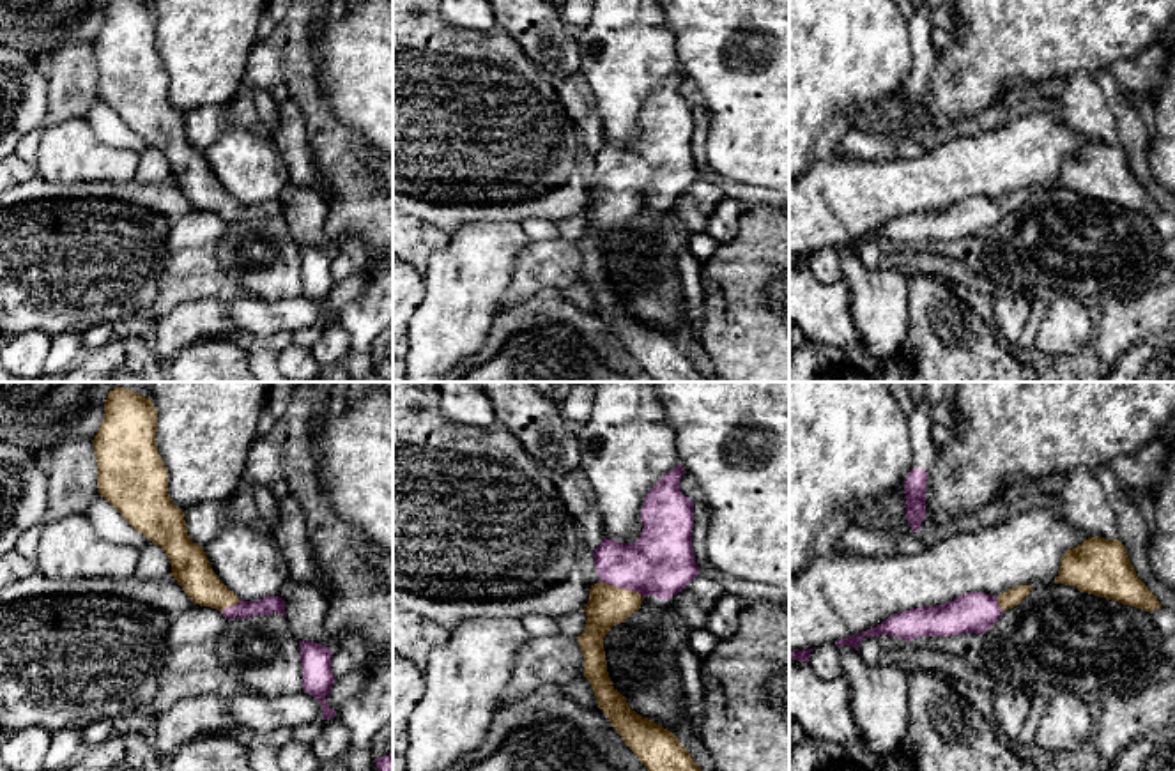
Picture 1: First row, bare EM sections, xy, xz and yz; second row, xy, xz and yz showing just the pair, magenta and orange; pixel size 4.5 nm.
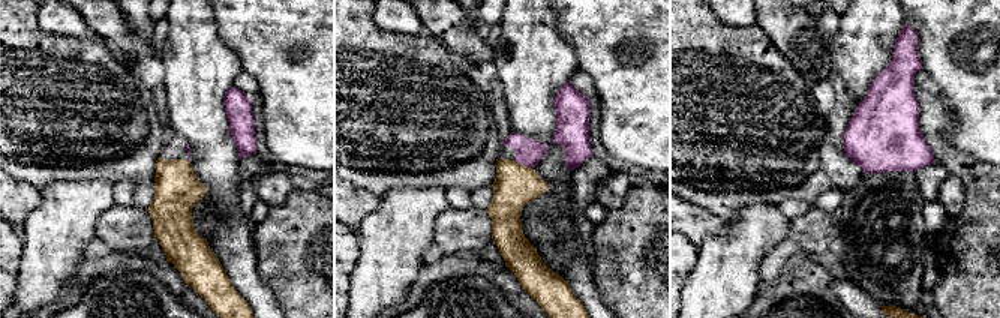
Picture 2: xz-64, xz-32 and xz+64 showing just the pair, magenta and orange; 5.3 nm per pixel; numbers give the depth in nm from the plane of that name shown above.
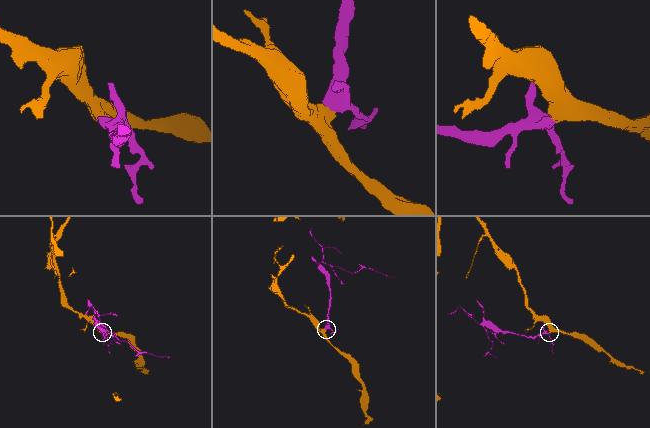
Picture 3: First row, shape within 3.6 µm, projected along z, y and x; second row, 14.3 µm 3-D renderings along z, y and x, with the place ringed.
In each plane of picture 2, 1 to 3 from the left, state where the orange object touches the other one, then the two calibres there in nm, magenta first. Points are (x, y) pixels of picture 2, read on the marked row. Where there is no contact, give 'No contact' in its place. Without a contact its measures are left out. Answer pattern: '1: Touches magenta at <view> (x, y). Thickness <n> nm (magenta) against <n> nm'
1: No contact
2: Touches magenta at xz-32 (523, 164). Thickness 140 nm (magenta) against 220 nm
3: No contact

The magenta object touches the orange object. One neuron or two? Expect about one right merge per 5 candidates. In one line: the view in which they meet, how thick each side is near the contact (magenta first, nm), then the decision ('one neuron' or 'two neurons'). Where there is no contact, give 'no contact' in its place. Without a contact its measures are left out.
xz | 300/180 nm | one neuron

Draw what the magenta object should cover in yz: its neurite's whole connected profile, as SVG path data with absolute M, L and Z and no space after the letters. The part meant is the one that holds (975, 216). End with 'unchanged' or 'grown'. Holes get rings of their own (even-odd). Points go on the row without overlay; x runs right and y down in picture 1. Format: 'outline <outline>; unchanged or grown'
outline M1018 189L998 202L984 196L968 196L940 210L918 210L885 223L876 232L835 246L858 255L865 240L888 239L913 246L918 240L956 240L964 237L984 239L1005 214L1018 210L1030 198L1032 189Z; grown

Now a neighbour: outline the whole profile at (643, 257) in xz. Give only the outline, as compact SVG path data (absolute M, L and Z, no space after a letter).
M642 203L641 212L603 242L607 276L632 315L676 336L685 295L680 256L688 233L672 203Z

